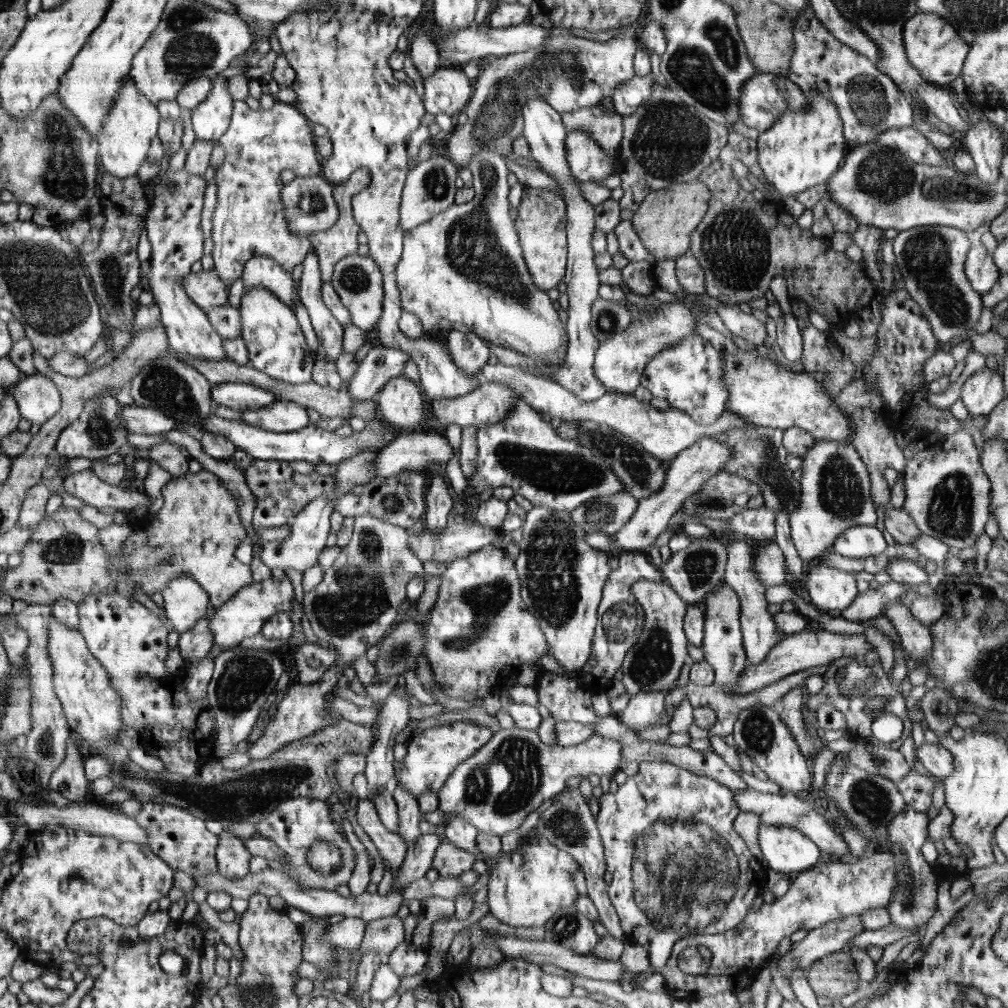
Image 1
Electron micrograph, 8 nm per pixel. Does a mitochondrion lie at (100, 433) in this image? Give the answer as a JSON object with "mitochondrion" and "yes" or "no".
{"mitochondrion":"yes"}

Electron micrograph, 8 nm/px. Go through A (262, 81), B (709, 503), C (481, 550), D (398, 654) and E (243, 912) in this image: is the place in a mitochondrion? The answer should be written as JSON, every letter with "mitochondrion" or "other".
{"A":"other","B":"mitochondrion","C":"other","D":"mitochondrion","E":"other"}

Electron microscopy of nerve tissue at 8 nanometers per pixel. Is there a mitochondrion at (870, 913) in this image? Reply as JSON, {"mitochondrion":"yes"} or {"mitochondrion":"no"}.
{"mitochondrion":"no"}

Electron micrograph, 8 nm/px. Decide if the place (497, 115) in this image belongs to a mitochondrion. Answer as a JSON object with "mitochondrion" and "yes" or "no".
{"mitochondrion":"yes"}

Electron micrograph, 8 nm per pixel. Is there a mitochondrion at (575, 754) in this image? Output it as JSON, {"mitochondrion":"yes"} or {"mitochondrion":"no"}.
{"mitochondrion":"no"}

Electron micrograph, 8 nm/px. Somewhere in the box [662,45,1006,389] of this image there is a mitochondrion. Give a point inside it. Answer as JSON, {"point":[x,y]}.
{"point":[927,256]}

